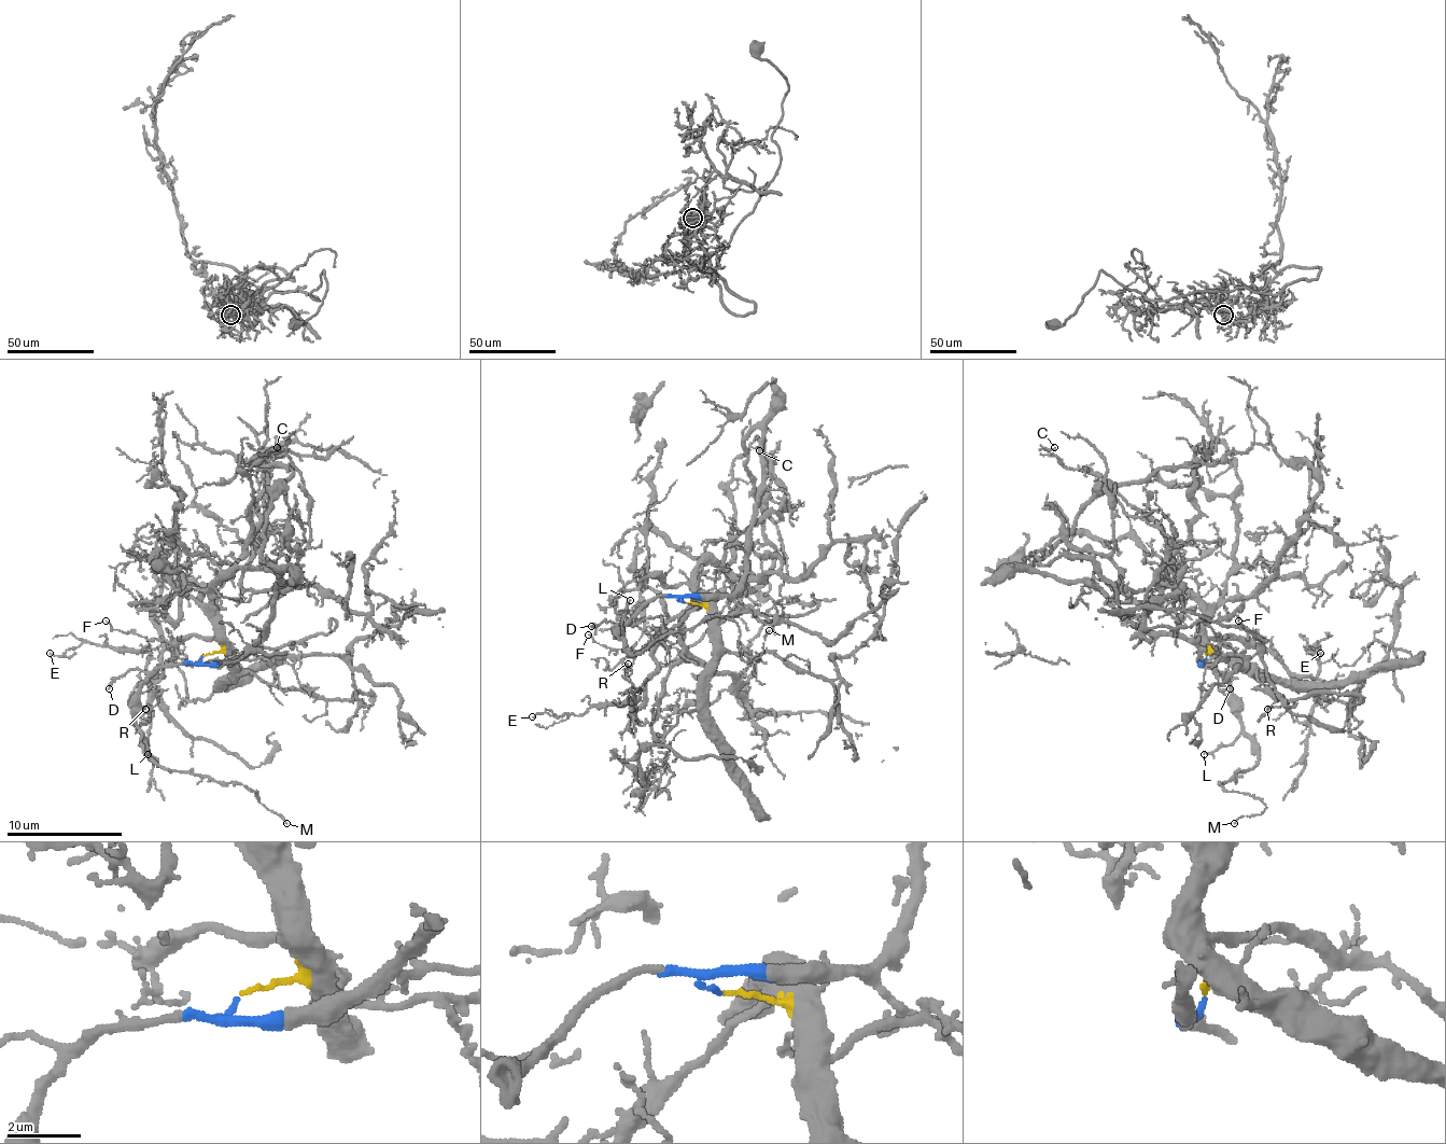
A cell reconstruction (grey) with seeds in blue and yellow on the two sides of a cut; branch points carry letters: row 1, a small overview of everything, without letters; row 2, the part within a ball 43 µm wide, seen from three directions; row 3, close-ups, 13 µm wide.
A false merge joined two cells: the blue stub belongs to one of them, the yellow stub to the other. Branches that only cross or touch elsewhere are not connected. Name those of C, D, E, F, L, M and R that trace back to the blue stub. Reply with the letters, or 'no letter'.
D, L, M

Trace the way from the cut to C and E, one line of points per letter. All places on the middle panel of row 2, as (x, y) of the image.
C: (686, 603), (703, 607), (698, 571), (706, 562), (729, 562), (732, 464), (755, 442), (758, 450)
E: (686, 603), (703, 607), (654, 653), (657, 670), (628, 716), (628, 705), (533, 716)

